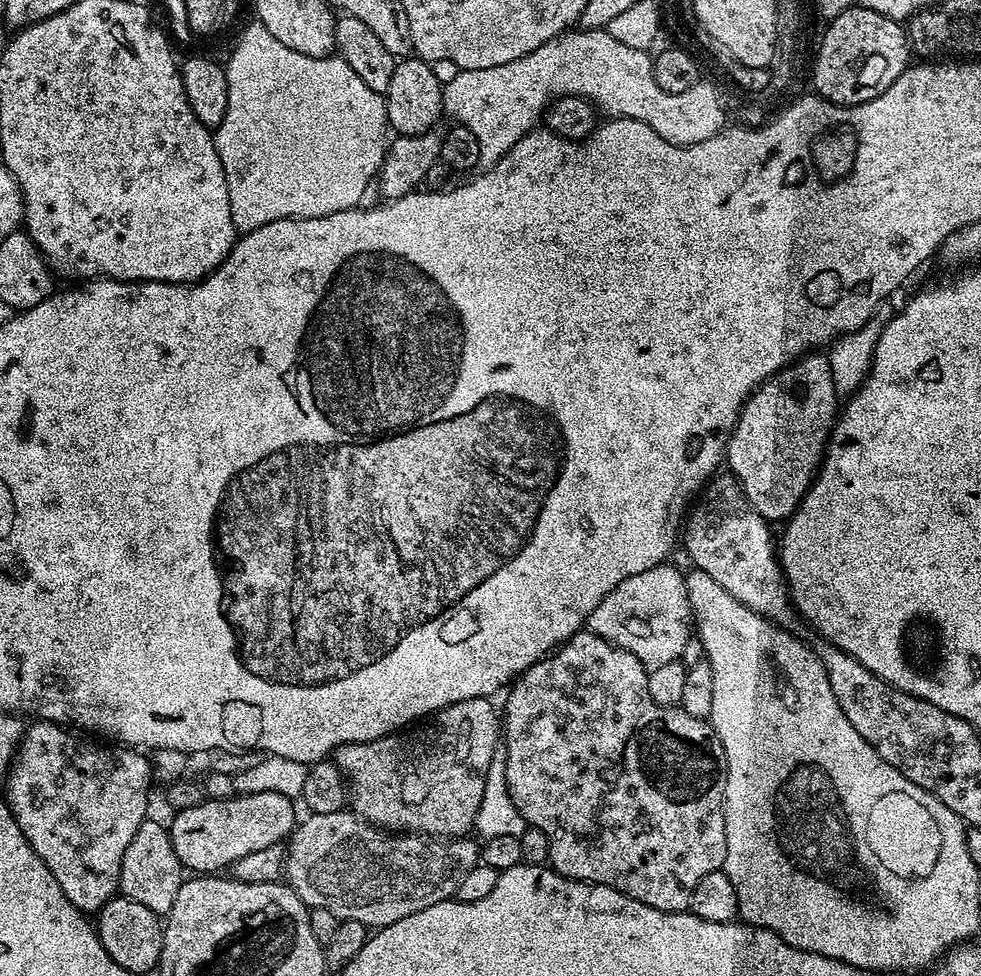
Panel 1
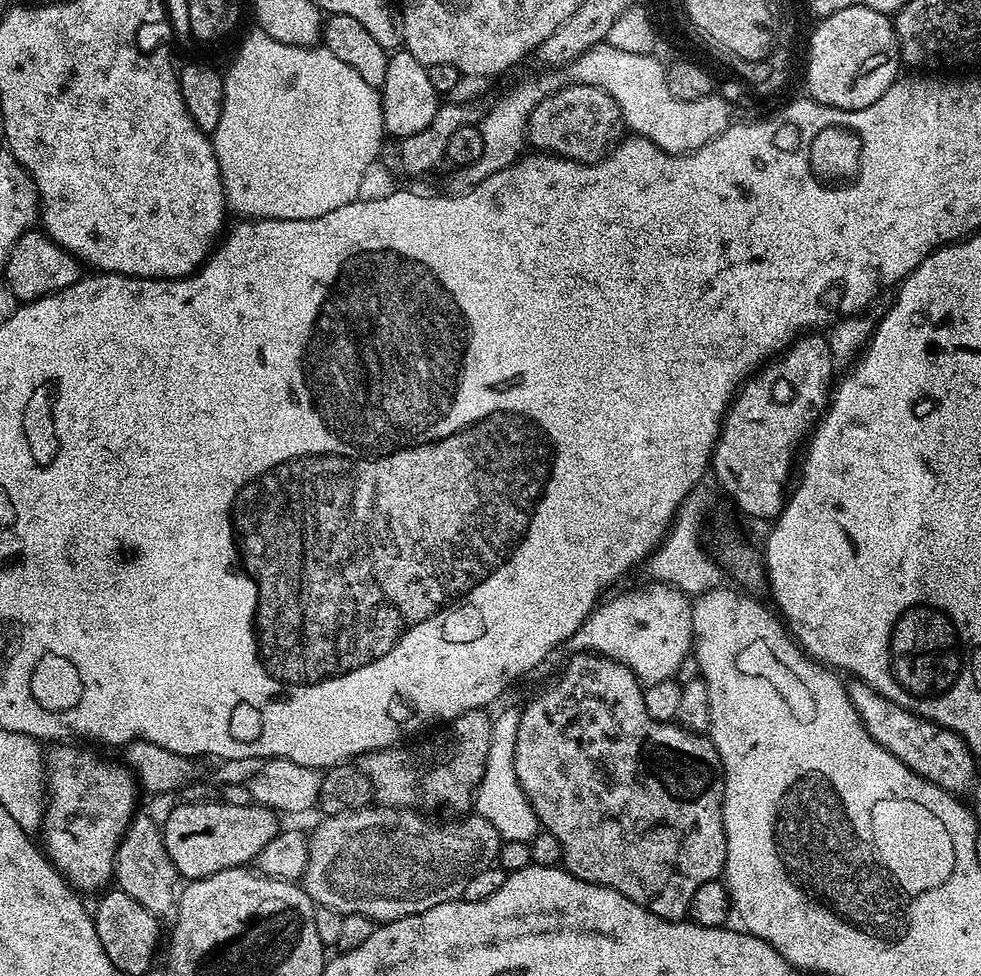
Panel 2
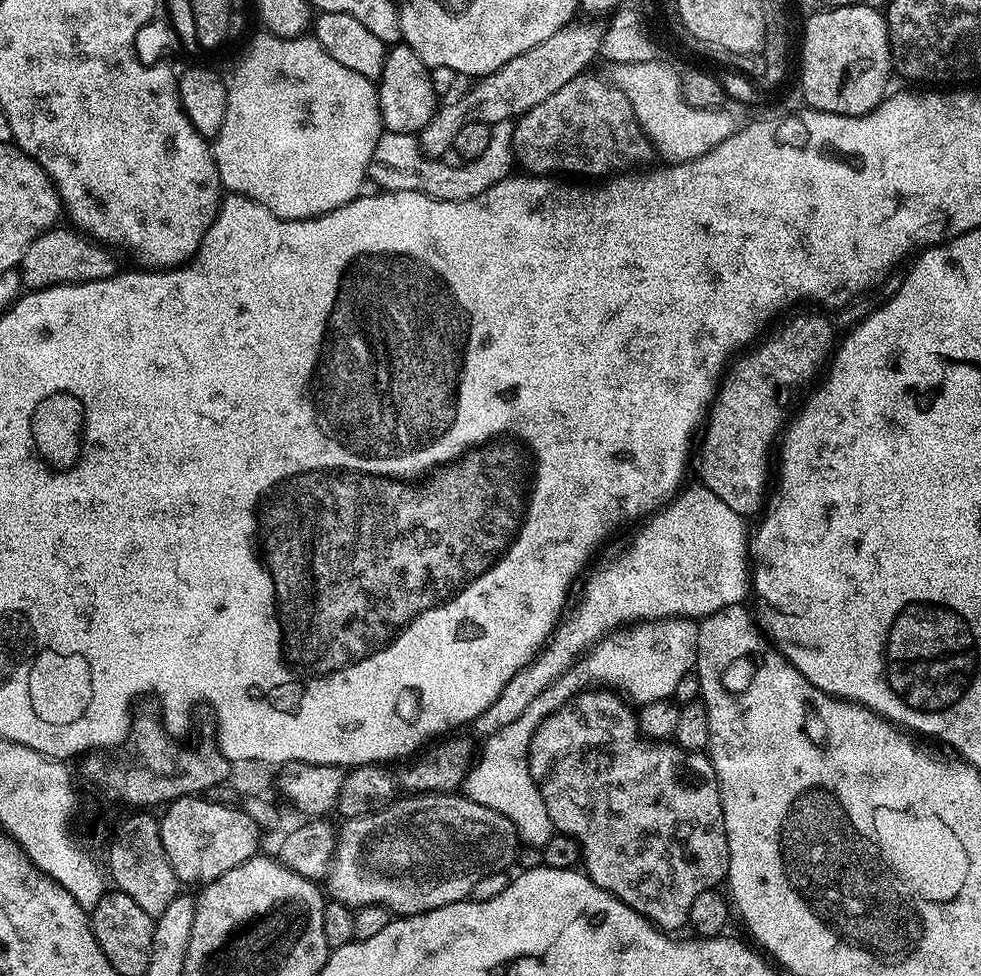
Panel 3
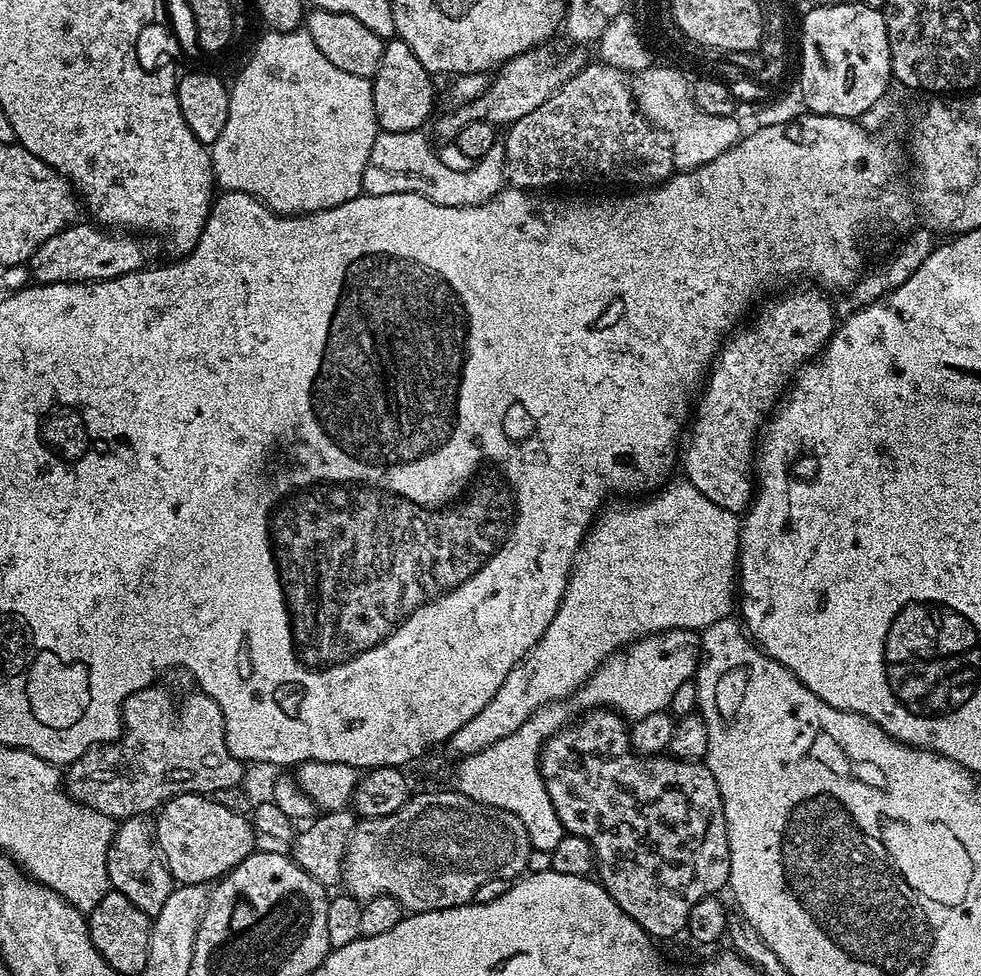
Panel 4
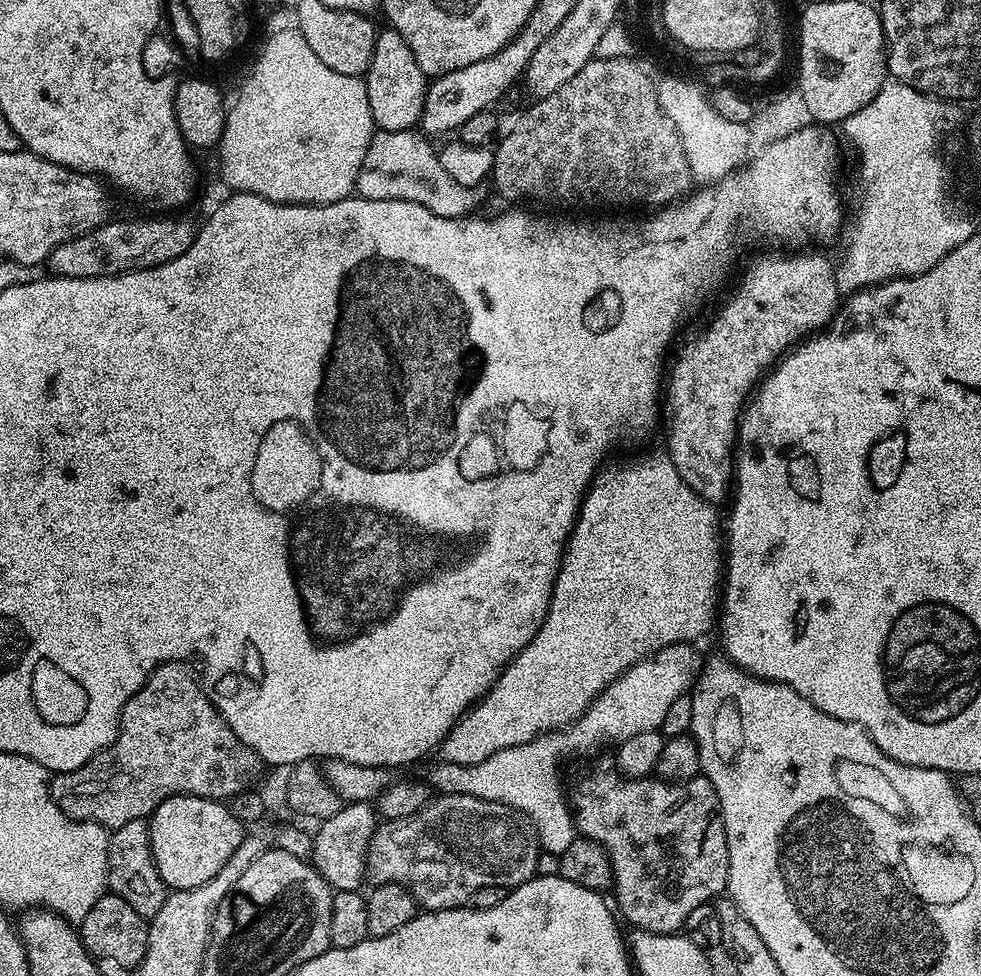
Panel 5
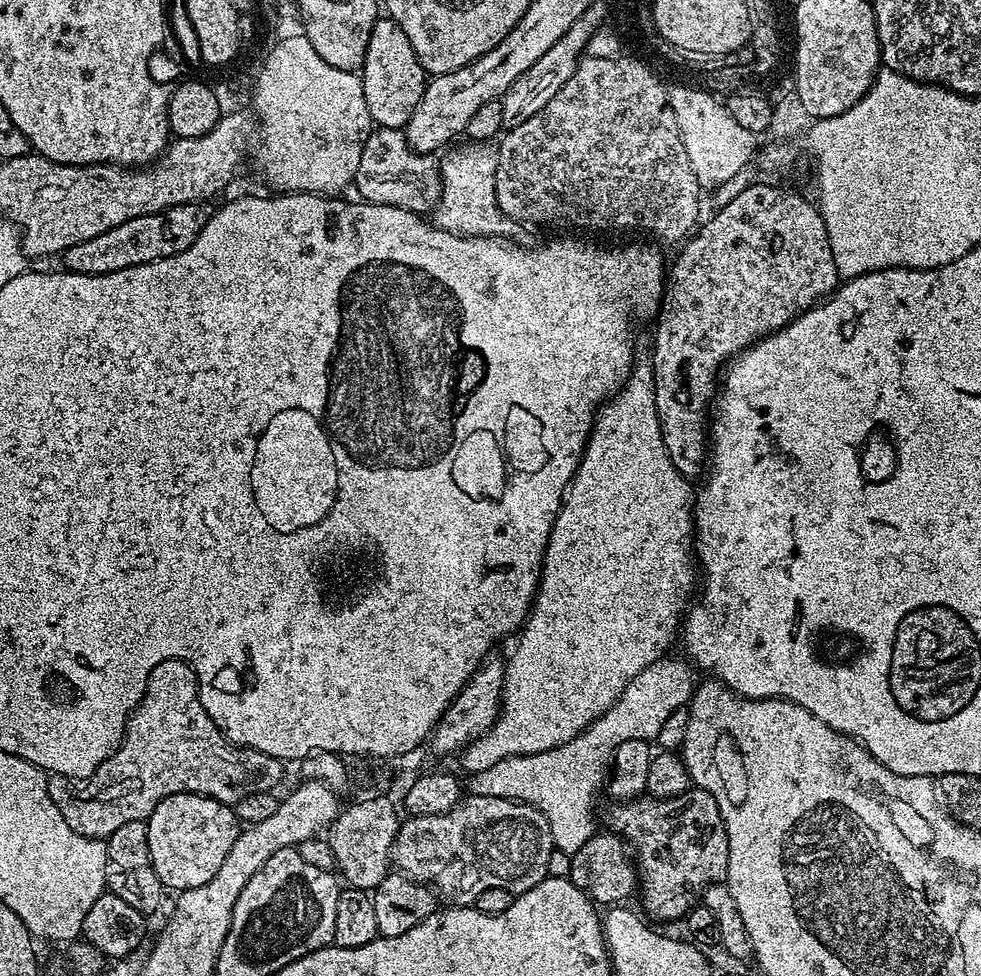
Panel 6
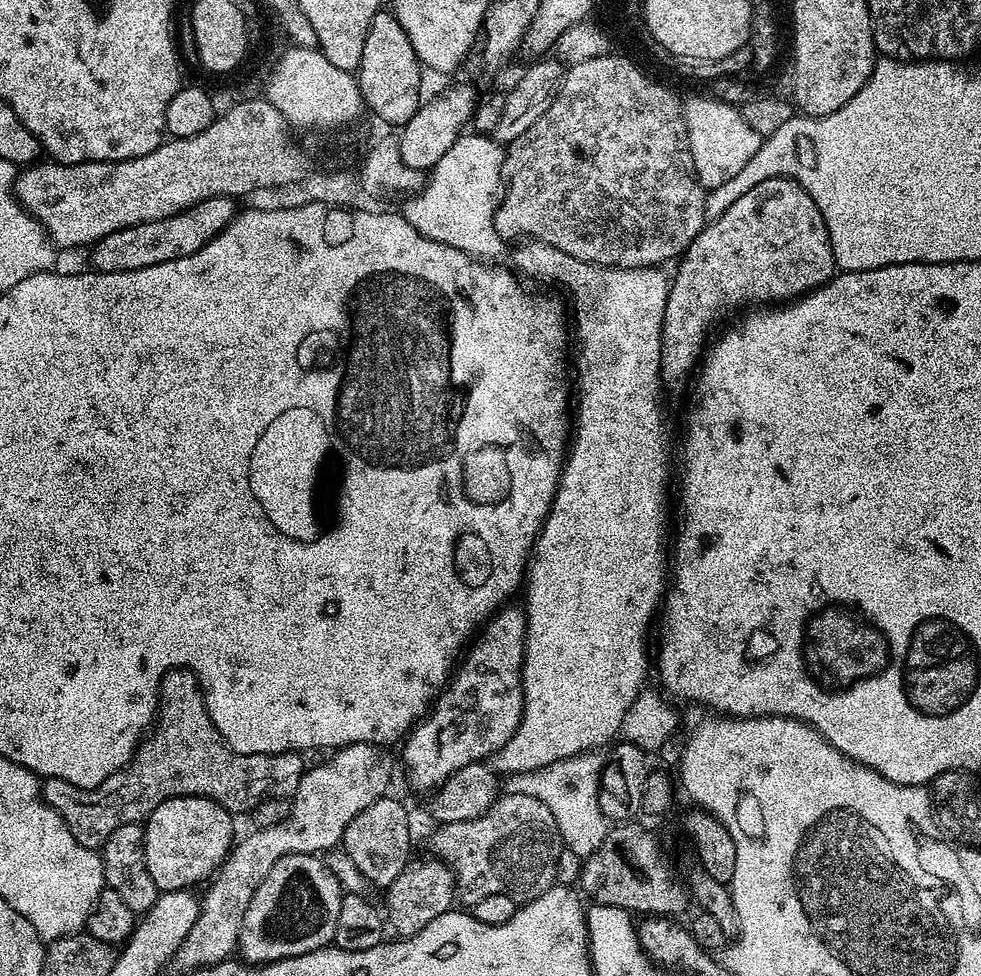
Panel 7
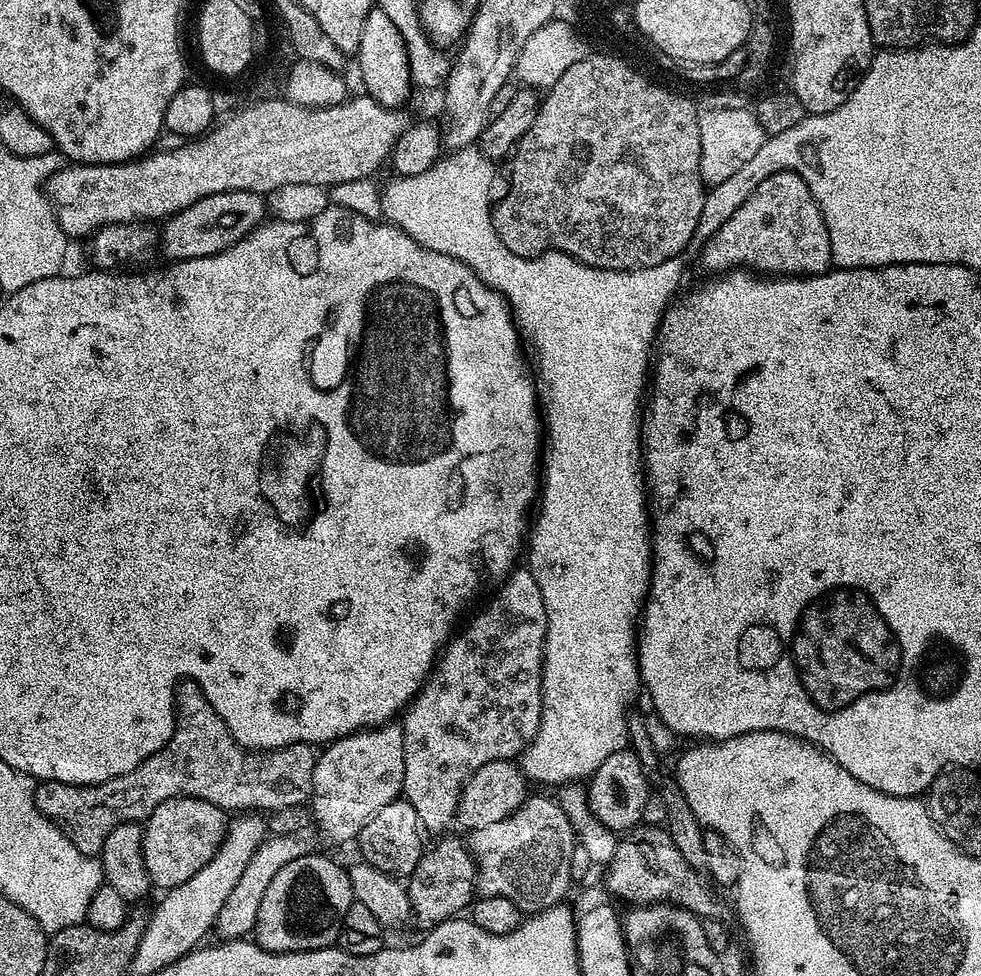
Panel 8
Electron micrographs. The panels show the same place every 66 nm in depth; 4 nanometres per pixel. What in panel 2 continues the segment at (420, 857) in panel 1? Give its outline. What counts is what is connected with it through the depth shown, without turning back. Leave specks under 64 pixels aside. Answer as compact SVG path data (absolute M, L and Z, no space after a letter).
M369 806L366 808L359 808L357 812L343 812L342 814L334 814L333 816L324 816L321 819L321 824L317 826L313 832L310 832L310 855L308 857L308 865L306 866L306 870L304 871L304 875L302 877L302 887L305 893L309 897L311 897L313 904L322 907L322 908L333 908L336 912L342 912L345 916L349 916L350 914L362 914L366 918L370 918L371 920L377 922L387 922L390 920L401 920L402 918L406 918L407 916L413 916L414 914L422 914L426 910L430 910L434 906L442 906L442 902L450 902L451 900L461 899L464 895L464 891L466 890L466 886L470 886L470 878L474 878L474 874L478 874L482 870L486 870L487 868L493 867L497 863L499 854L500 854L500 846L502 843L502 839L498 830L494 830L494 826L490 822L486 822L486 818L479 816L477 814L464 814L459 818L452 818L456 820L432 820L428 821L423 811L414 809L414 808L390 808L387 806Z

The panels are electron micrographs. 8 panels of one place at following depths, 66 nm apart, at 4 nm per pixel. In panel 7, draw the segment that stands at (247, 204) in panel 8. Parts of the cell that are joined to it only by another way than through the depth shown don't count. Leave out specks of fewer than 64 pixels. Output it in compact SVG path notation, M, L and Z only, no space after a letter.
M230 196L206 198L170 218L146 222L106 234L106 238L97 240L91 245L91 267L98 272L125 272L154 266L158 262L170 262L202 250L227 224L236 217L237 201Z

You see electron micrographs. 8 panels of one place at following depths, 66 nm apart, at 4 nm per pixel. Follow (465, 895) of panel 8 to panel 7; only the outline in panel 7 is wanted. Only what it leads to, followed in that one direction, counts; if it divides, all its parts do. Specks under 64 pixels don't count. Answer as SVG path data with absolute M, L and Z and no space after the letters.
M439 858L432 860L409 859L408 865L394 878L394 882L386 889L388 908L386 920L397 937L413 936L429 922L434 922L442 914L453 911L457 899L456 878L451 868Z

